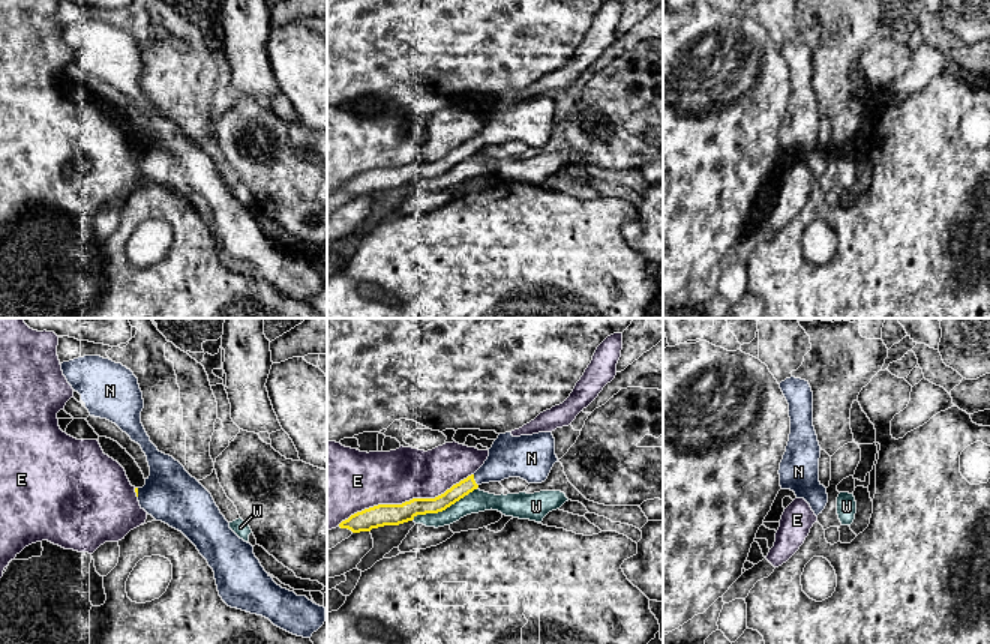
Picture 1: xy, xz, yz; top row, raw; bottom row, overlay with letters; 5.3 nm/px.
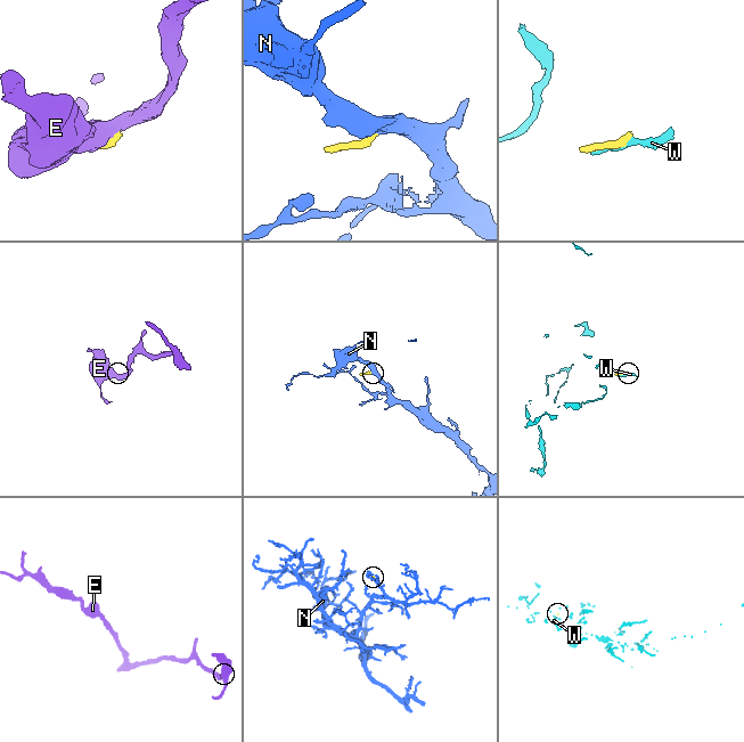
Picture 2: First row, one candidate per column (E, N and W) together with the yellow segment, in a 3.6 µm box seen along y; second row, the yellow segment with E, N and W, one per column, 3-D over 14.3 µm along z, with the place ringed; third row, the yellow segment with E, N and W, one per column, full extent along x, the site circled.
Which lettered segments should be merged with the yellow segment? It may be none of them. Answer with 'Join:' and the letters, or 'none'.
Join: N

